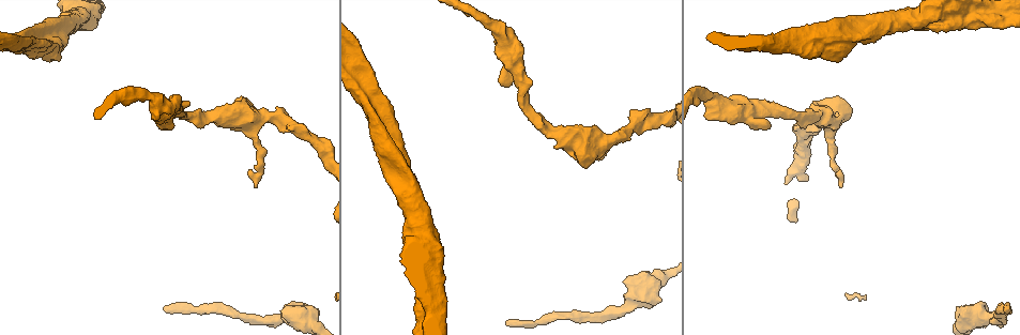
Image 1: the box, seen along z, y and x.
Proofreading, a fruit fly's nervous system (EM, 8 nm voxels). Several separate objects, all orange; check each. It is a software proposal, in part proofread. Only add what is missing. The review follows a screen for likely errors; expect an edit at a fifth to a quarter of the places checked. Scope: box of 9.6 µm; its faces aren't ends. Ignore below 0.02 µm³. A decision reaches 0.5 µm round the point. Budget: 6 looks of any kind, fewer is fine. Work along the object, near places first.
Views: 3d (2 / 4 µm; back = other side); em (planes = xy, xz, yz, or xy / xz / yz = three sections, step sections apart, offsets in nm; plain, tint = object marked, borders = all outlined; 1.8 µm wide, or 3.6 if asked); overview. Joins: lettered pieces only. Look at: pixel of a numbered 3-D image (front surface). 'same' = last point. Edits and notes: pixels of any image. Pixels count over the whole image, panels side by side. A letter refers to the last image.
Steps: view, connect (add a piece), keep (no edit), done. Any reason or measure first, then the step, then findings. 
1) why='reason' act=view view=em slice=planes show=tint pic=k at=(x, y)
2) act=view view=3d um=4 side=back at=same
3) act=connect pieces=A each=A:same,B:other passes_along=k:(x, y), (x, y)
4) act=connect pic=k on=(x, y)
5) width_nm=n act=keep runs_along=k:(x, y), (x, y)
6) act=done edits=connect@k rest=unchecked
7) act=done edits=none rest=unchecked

why='calibre changes' act=view view=em um=3.6 slice=planes show=borders pic=1 at=(580, 140)

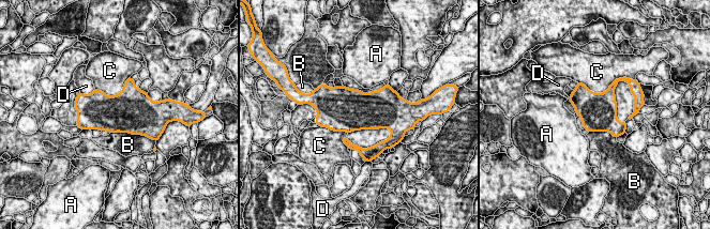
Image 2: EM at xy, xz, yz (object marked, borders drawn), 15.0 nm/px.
act=keep each=A:other,B:other,C:other,D:other border=2:(130, 77), (114, 95), (95, 90) found='none of them fits'

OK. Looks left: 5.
why='free end' act=view view=3d um=2 pic=1 at=(254, 186)

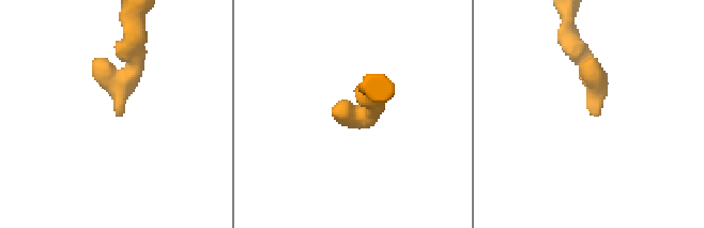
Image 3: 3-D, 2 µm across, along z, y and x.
act=view view=em slice=planes show=plain pic=3 at=(119, 115)

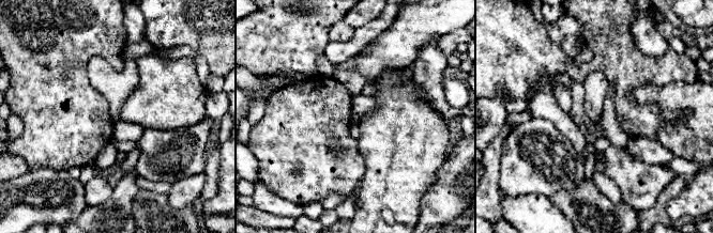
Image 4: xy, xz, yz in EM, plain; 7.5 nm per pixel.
act=view view=em slice=planes show=borders at=same

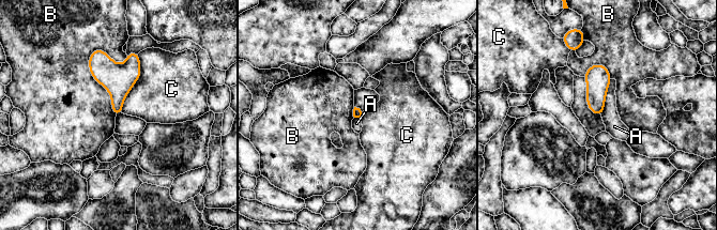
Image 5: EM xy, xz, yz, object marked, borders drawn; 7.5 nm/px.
act=keep each=A:other,B:other,C:other border=5:(96, 48), (89, 72), (116, 116) found='no lettered piece goes on from it'

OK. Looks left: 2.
act=done edits=none rest=unchecked

